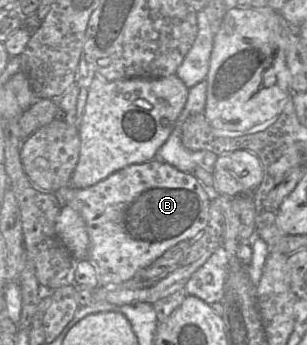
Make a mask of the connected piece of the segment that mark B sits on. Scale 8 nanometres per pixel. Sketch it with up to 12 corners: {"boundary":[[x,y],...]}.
{"boundary":[[152,159],[62,187],[98,287],[136,277],[209,222],[192,173]]}

